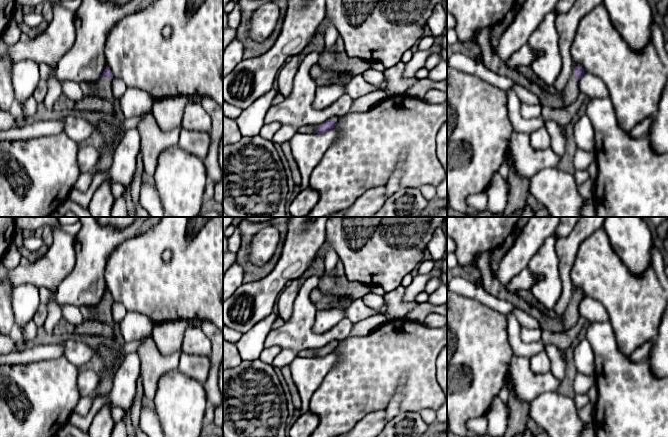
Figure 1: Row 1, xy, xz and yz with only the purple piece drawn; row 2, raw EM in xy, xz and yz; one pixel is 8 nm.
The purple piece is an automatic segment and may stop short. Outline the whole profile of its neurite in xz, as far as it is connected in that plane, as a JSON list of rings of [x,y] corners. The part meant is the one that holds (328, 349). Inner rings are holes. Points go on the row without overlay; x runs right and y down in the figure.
[[[333,340],[331,343],[326,344],[320,349],[307,349],[303,350],[298,353],[299,357],[306,357],[306,358],[324,358],[330,354],[332,354],[336,349],[339,341]]]

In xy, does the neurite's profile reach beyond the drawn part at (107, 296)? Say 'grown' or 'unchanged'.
grown

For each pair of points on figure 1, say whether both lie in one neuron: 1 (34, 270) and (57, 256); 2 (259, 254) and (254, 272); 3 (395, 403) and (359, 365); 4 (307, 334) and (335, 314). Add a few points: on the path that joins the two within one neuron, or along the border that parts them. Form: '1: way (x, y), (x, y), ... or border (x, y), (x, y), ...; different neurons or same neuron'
1: way (40, 270), (43, 270), (51, 262); same neuron
2: border (275, 251), (262, 265), (253, 265), (248, 260); different neurons
3: border (401, 399), (393, 398), (385, 408); different neurons
4: border (314, 313), (314, 329), (318, 332), (337, 323); different neurons

